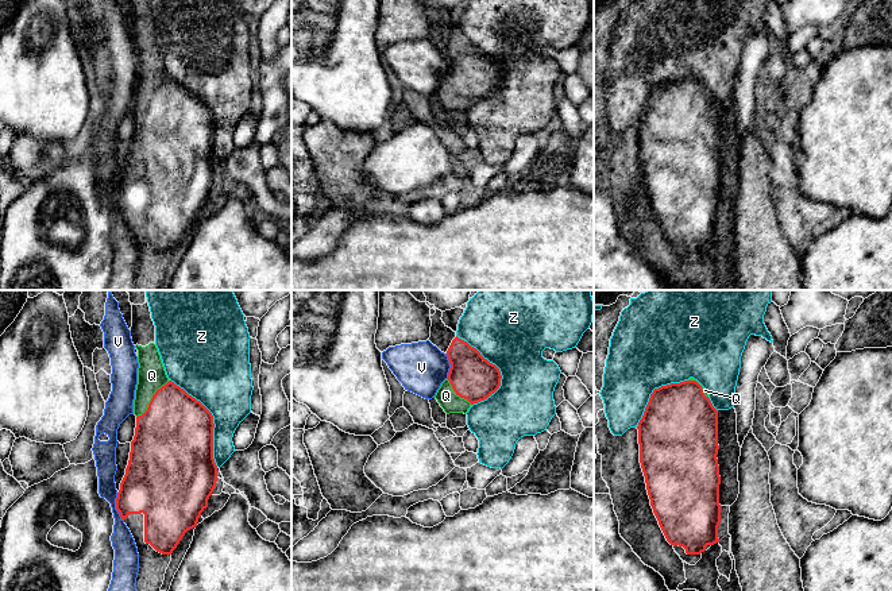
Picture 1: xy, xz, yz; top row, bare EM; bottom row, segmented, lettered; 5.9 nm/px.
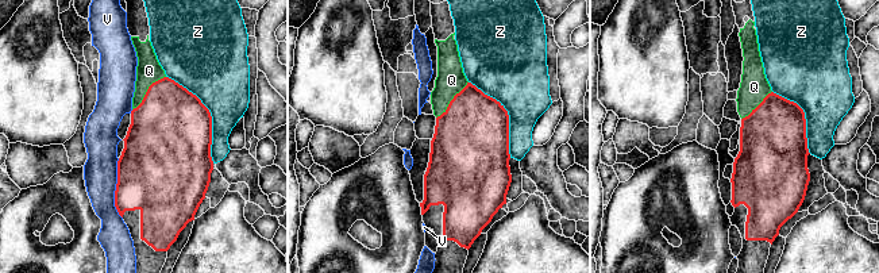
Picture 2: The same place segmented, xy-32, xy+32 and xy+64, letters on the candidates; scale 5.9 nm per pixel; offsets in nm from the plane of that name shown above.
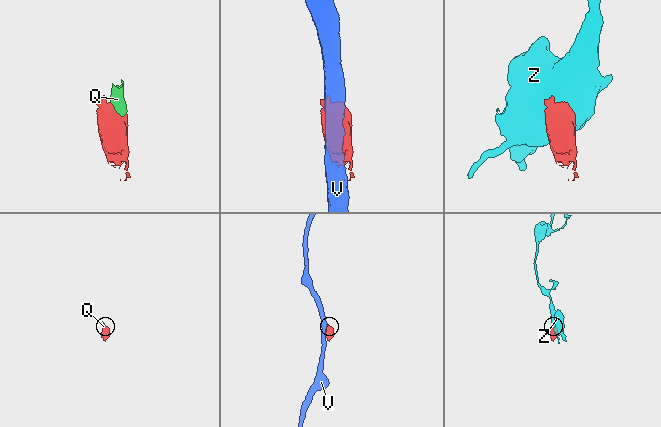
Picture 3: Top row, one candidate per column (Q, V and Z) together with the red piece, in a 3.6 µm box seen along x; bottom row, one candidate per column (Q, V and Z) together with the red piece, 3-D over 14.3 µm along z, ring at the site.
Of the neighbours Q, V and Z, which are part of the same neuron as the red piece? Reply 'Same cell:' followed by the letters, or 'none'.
Same cell: Q

